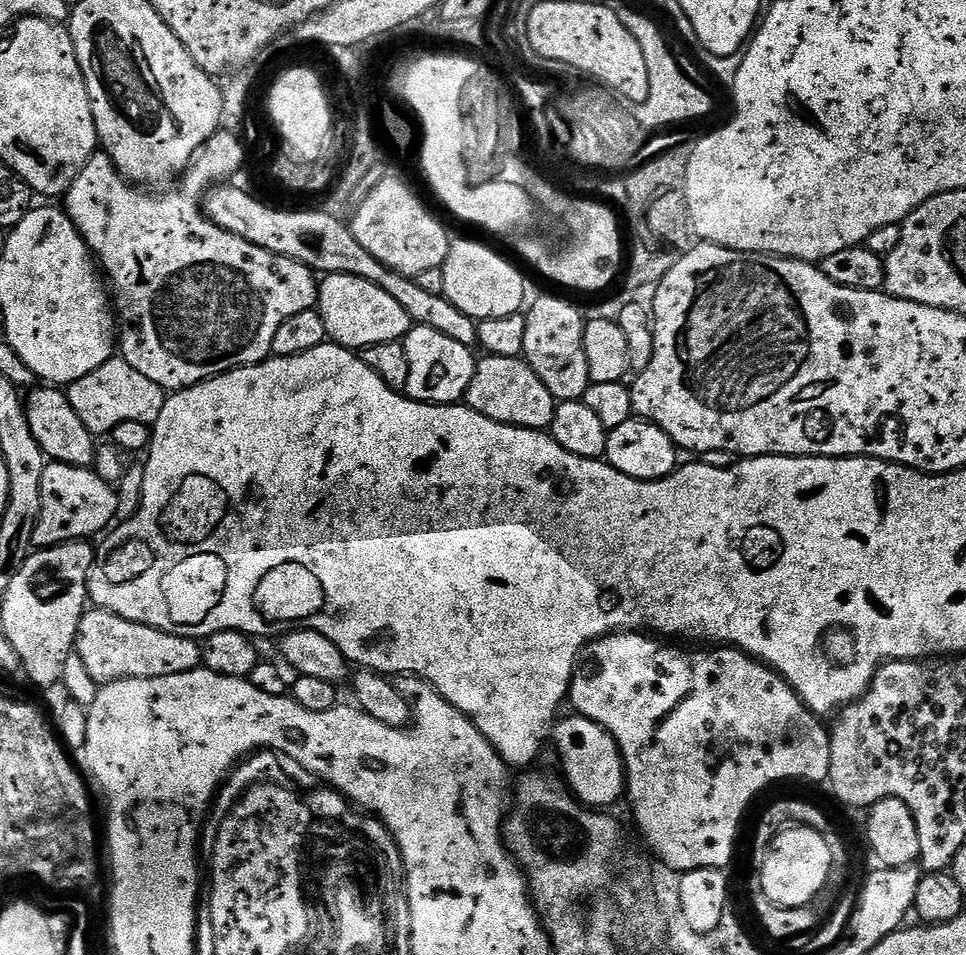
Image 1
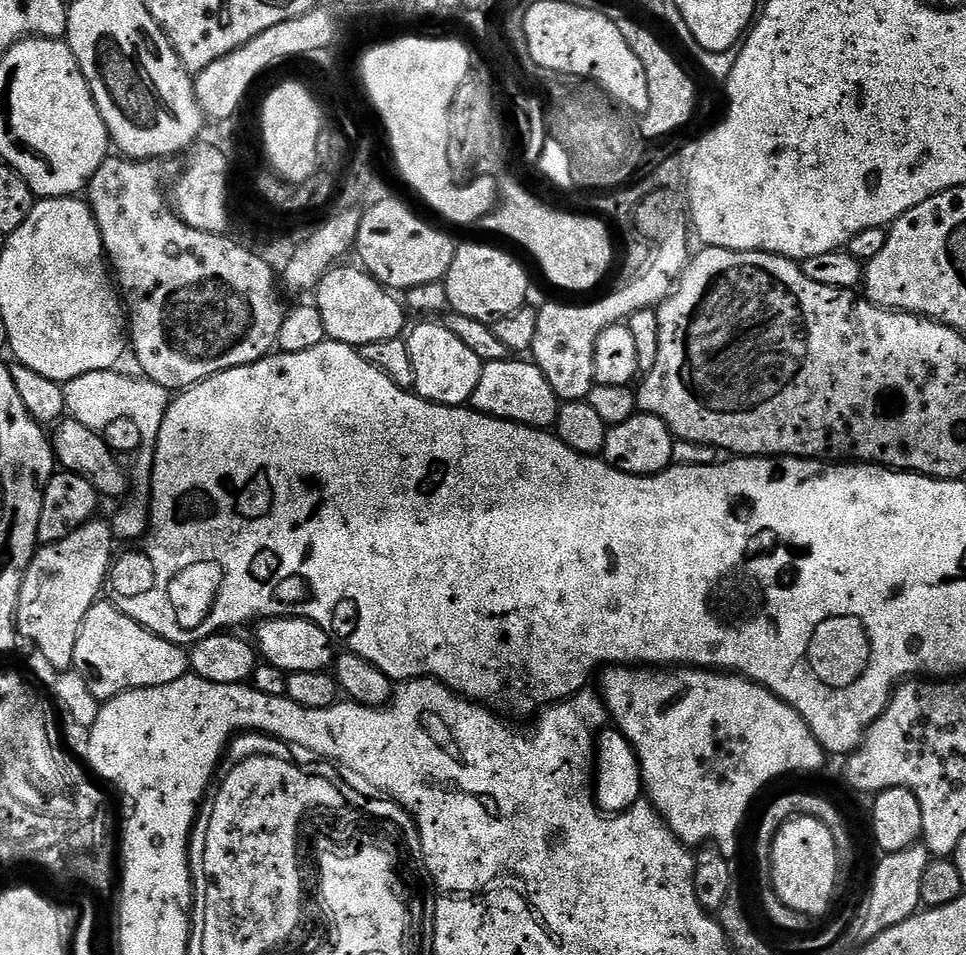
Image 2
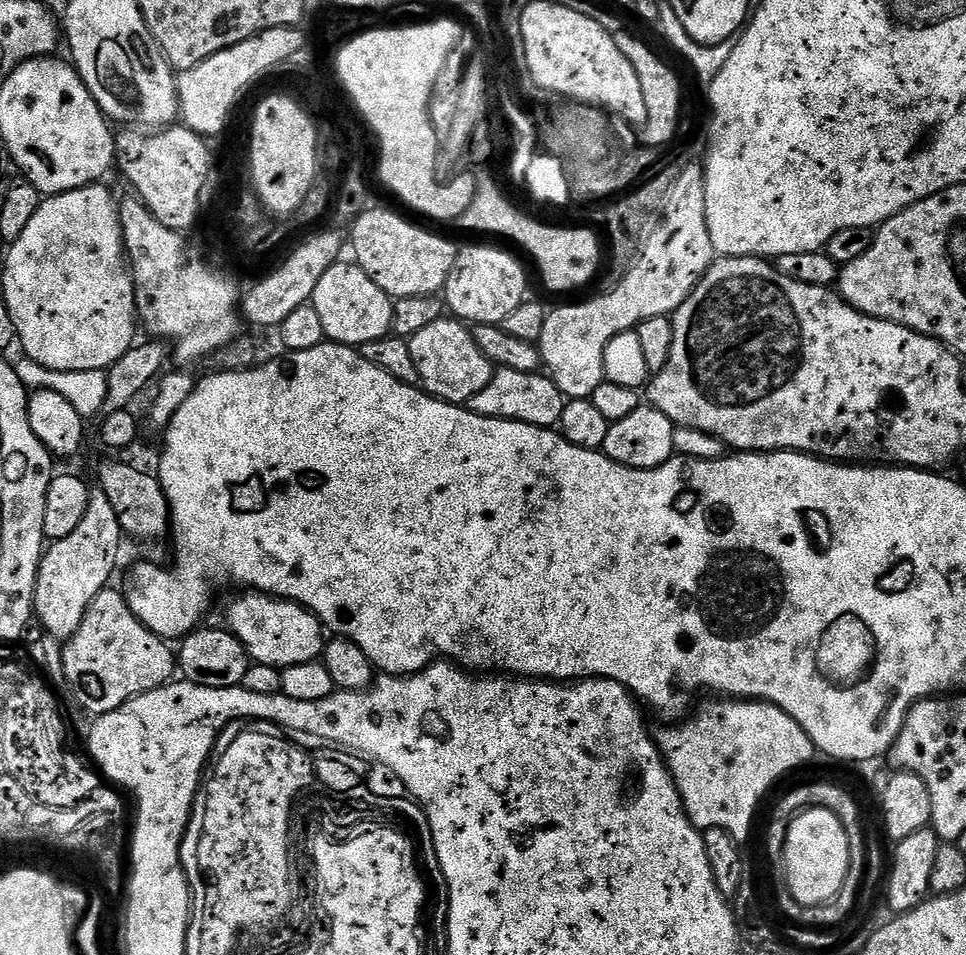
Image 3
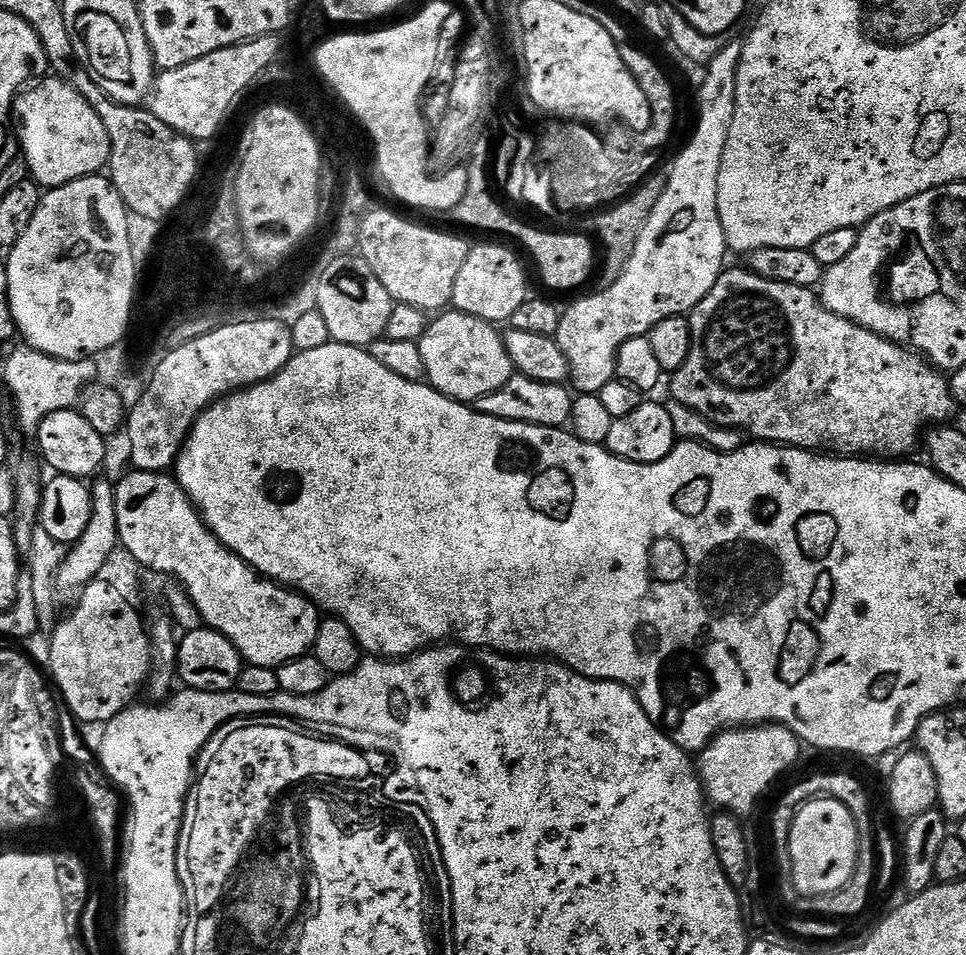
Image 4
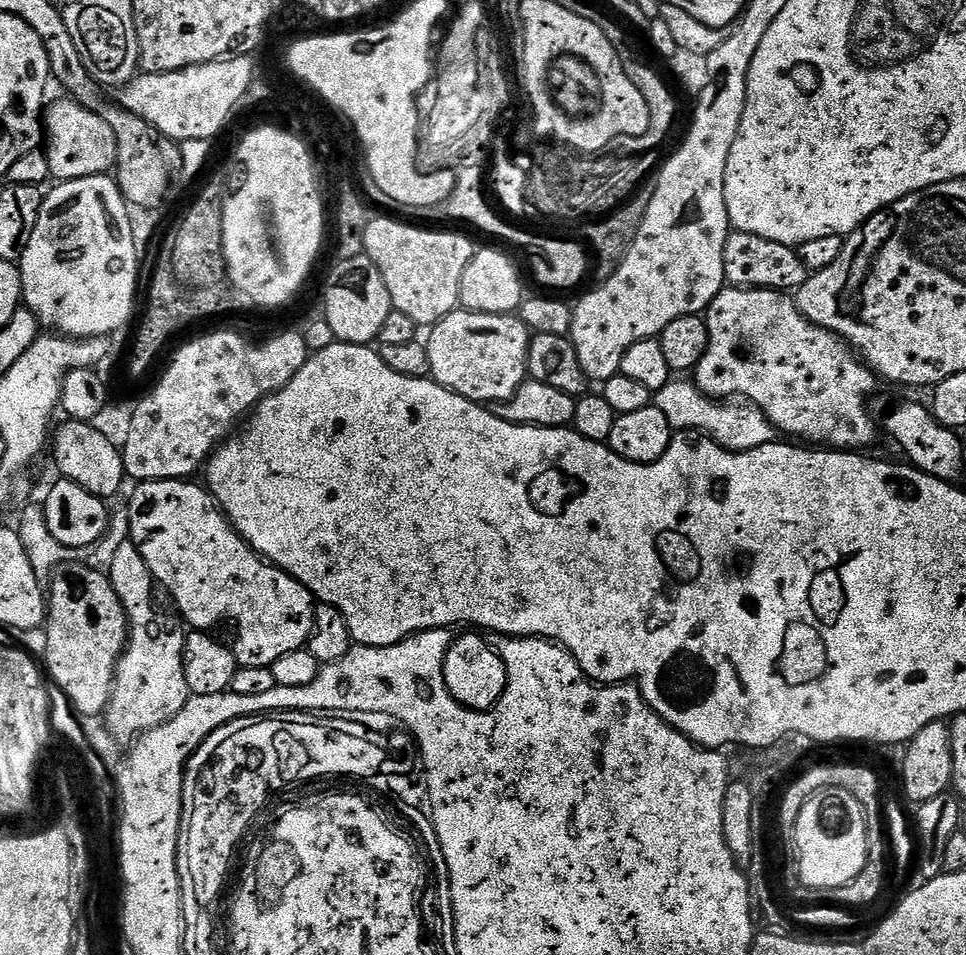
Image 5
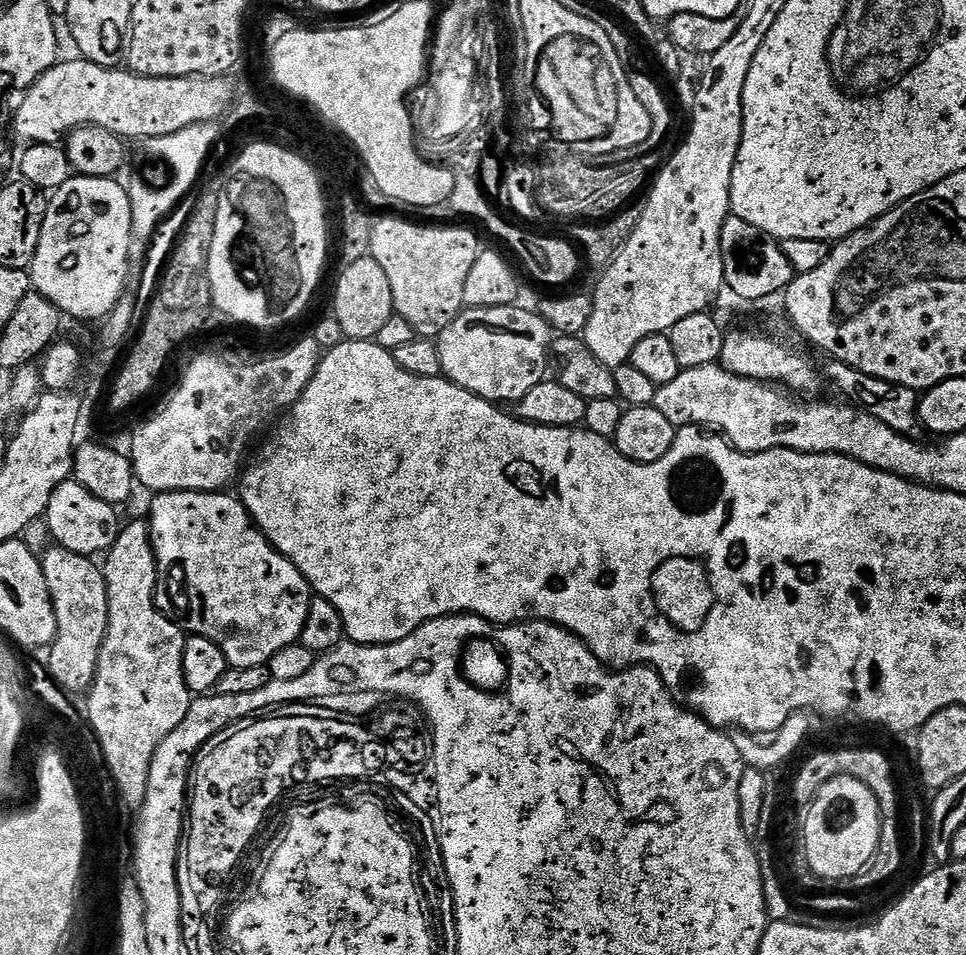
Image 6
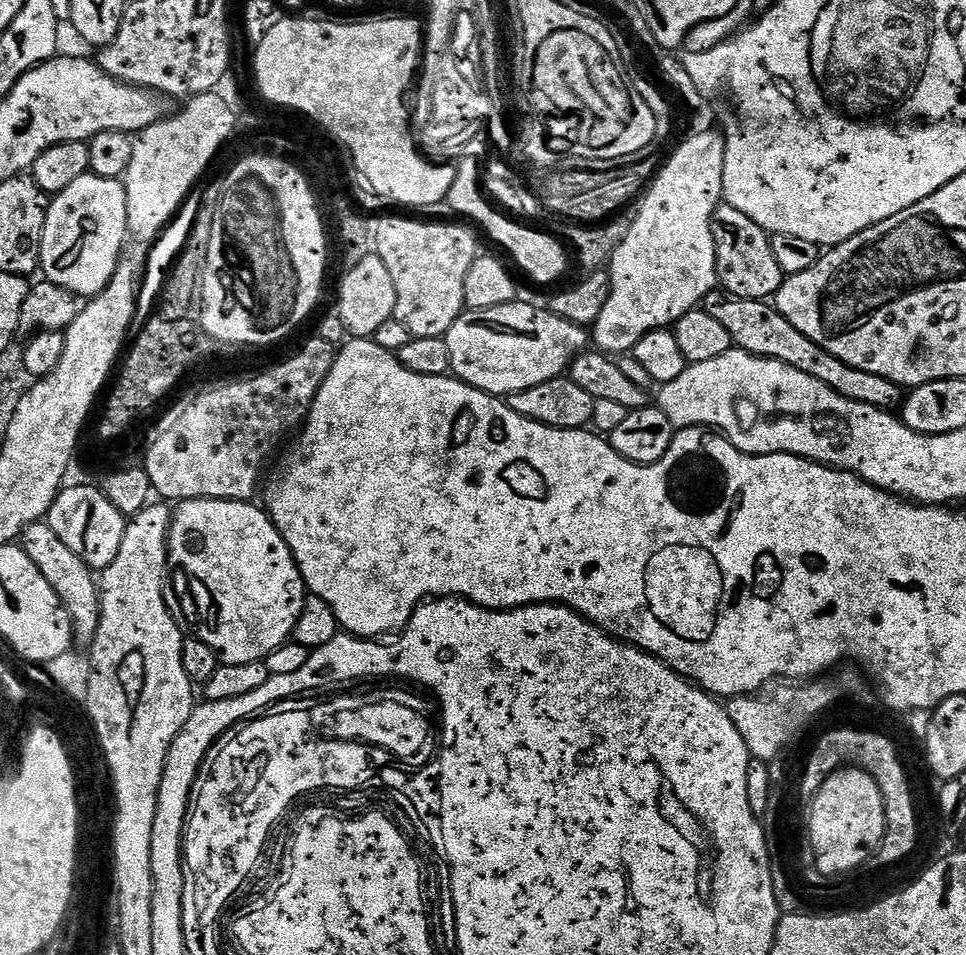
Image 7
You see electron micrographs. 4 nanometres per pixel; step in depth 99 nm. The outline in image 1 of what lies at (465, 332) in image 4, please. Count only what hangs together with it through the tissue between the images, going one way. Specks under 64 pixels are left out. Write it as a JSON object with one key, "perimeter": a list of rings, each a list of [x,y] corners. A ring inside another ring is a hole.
{"perimeter":[[[414,326],[402,341],[406,362],[410,362],[410,378],[406,378],[406,395],[423,404],[458,404],[467,397],[470,378],[474,378],[477,357],[473,349],[430,330]]]}

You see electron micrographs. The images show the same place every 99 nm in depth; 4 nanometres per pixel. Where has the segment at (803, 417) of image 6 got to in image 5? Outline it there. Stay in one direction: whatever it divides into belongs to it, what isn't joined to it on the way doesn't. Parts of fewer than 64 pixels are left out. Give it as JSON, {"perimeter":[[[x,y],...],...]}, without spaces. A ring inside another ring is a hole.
{"perimeter":[[[688,378],[669,380],[662,390],[654,393],[654,406],[666,414],[666,422],[670,422],[674,430],[706,435],[728,452],[749,452],[763,444],[773,443],[778,436],[775,425],[768,421],[761,408],[747,402],[725,402],[706,396]]]}

